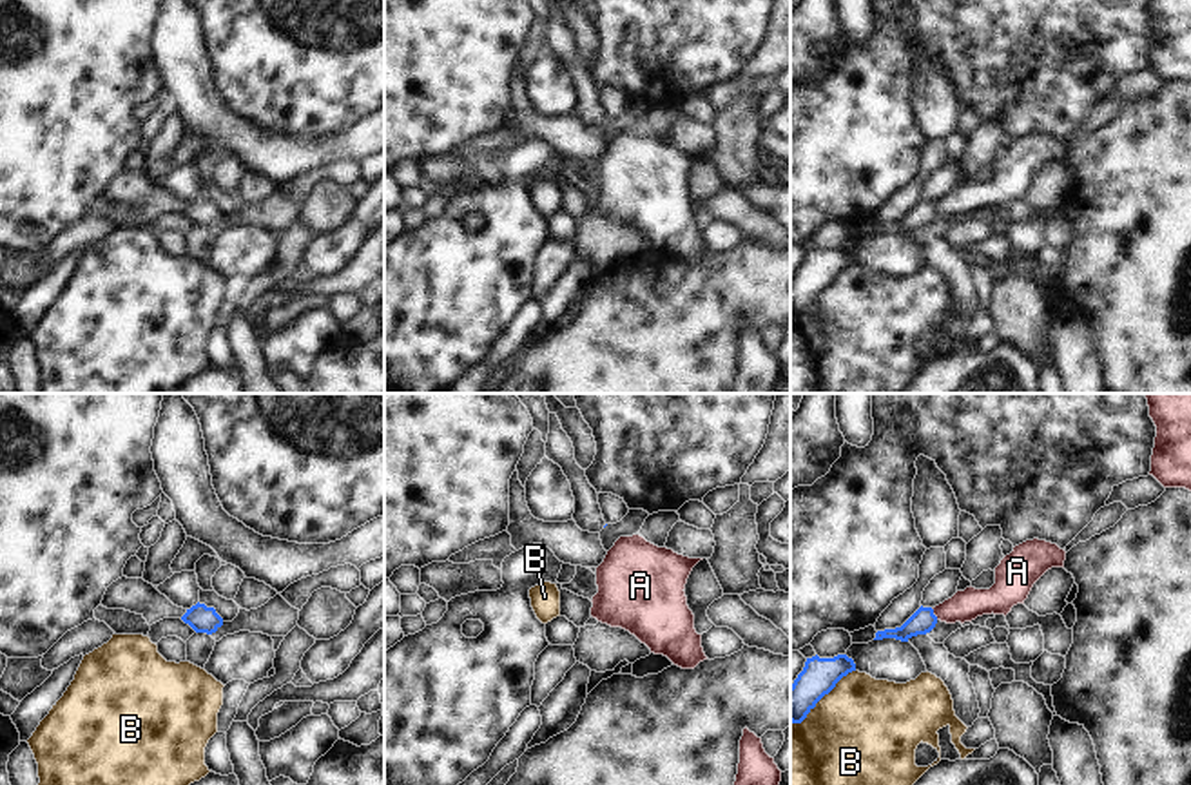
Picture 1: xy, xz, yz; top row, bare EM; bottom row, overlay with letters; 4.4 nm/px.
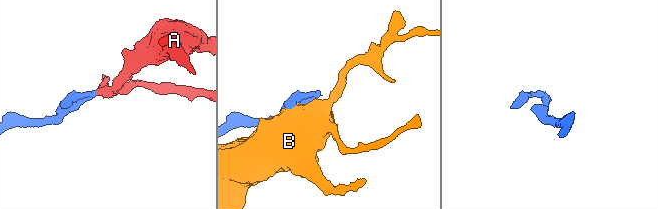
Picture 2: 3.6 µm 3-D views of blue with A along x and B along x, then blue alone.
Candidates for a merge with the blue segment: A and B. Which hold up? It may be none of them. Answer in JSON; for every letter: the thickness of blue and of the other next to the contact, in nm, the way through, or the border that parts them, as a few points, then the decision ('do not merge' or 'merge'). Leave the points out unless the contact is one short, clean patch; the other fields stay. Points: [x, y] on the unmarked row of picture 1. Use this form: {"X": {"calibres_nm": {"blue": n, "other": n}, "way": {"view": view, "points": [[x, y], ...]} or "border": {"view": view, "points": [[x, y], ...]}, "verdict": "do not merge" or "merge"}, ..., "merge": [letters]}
{"A": {"calibres_nm": {"blue": 110, "other": 140}, "way": {"view": "yz", "points": [[923, 214], [932, 207], [965, 200]]}, "verdict": "merge"}, "B": {"calibres_nm": {"blue": 160, "other": 500}, "verdict": "do not merge"}, "merge": ["A"]}

